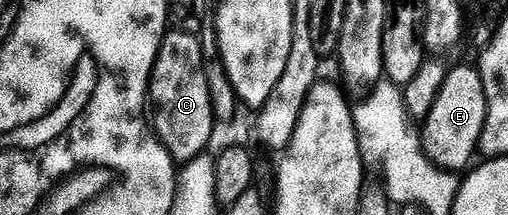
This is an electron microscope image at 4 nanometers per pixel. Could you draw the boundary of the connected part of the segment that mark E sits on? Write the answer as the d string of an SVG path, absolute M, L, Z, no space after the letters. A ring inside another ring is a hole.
M450 68L434 99L434 105L429 113L424 114L425 126L419 129L421 147L426 156L441 169L460 171L459 169L466 168L465 170L468 170L474 164L473 156L478 156L481 132L486 119L487 99L480 72L476 68Z

